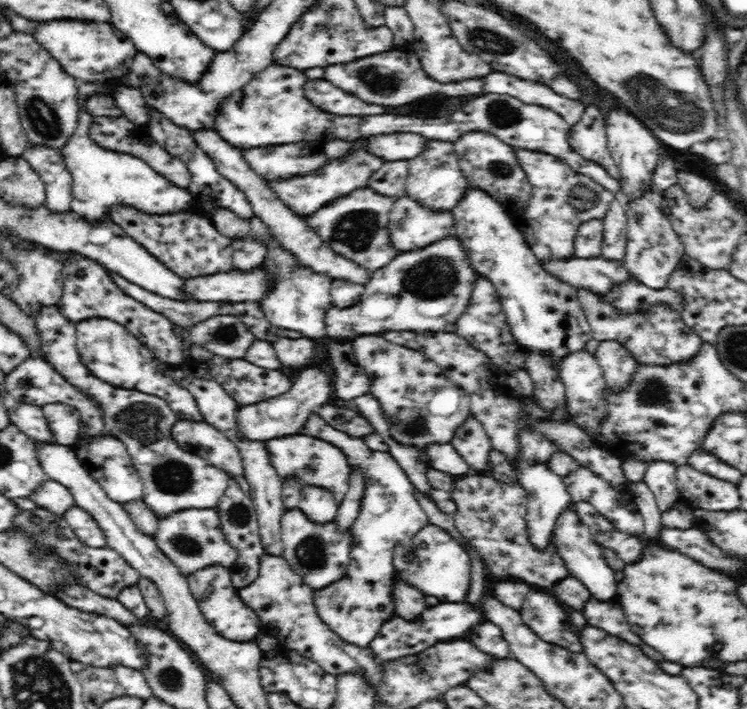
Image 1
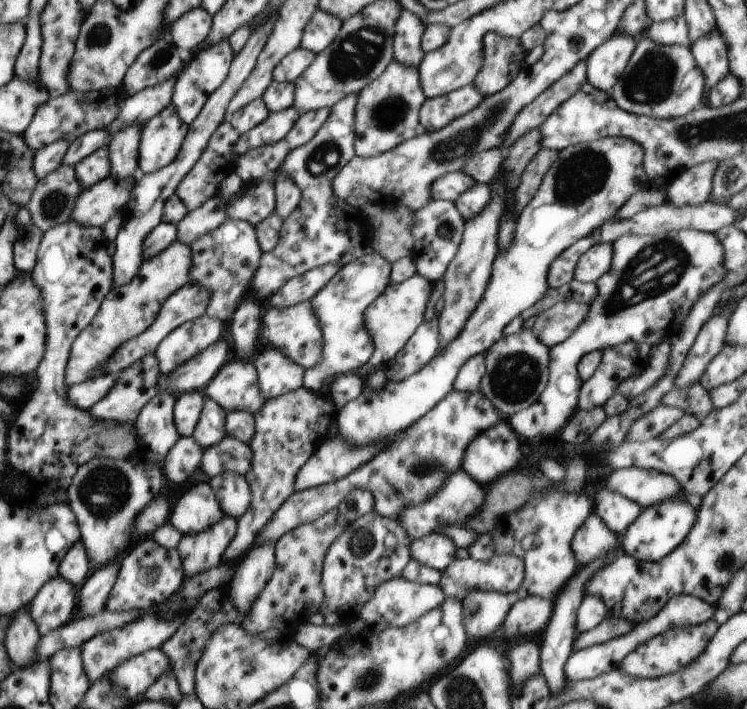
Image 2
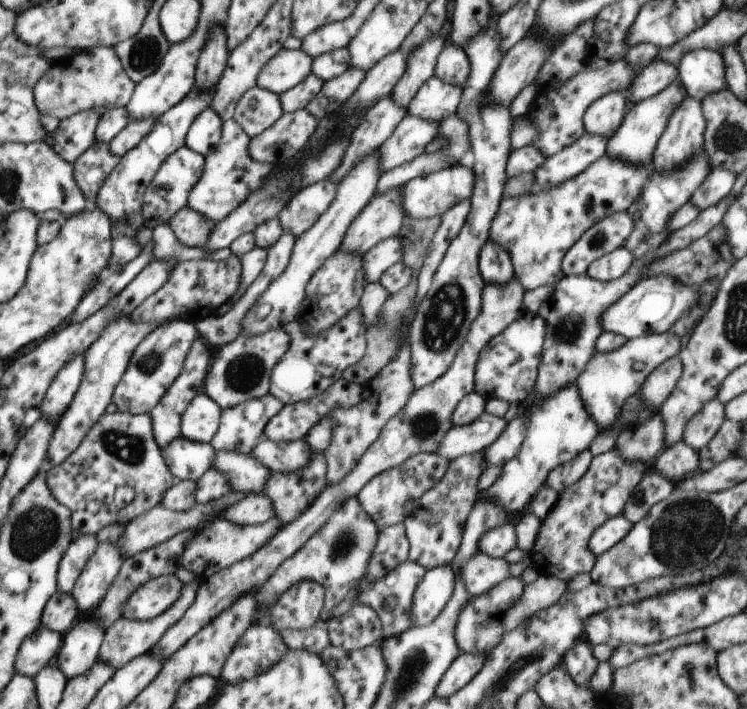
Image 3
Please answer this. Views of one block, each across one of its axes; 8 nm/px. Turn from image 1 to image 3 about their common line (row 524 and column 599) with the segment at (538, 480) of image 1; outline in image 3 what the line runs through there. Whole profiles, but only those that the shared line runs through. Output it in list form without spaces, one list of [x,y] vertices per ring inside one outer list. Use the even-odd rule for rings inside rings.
[[[624,515],[607,520],[592,533],[589,538],[589,549],[596,557],[610,550],[630,532],[632,525]]]

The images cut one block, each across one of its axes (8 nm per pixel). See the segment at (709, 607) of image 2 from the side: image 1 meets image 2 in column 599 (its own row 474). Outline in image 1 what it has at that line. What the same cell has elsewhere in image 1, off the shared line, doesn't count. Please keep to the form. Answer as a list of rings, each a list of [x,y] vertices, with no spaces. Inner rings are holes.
[[[654,461],[648,464],[643,476],[644,484],[650,487],[658,500],[658,508],[672,508],[676,502],[676,466],[668,462]]]

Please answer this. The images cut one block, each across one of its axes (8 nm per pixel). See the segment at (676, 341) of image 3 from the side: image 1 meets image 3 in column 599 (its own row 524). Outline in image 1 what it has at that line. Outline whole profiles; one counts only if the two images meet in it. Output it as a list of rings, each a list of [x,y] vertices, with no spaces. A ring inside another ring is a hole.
[[[312,414],[308,424],[300,430],[304,435],[310,434],[338,444],[350,466],[360,467],[364,475],[369,478],[364,482],[366,486],[364,486],[358,518],[350,528],[351,562],[346,575],[336,583],[330,584],[326,591],[316,591],[314,595],[318,617],[342,640],[366,648],[378,634],[384,622],[395,615],[392,597],[392,588],[396,582],[393,549],[396,544],[409,543],[416,532],[429,523],[429,518],[416,499],[417,488],[389,452],[373,451],[364,444],[362,437],[348,436],[335,428],[326,426],[326,422],[322,422],[318,414]],[[331,596],[343,603],[329,604],[328,599]]]

